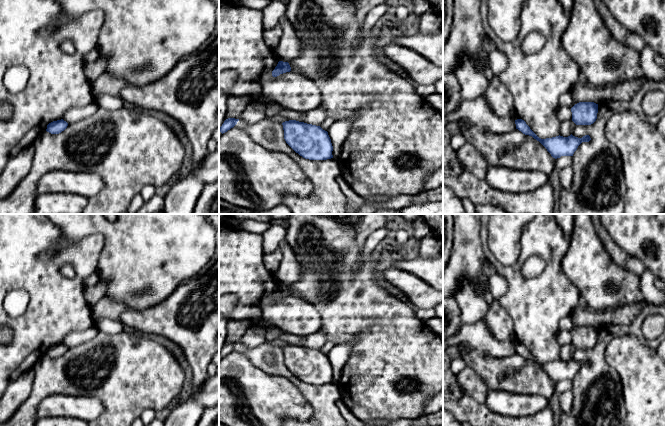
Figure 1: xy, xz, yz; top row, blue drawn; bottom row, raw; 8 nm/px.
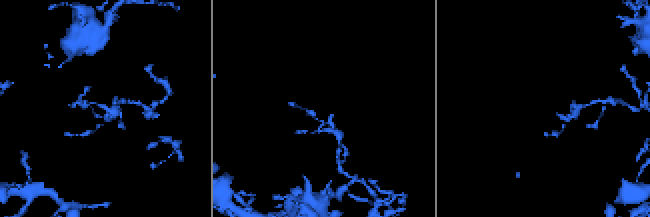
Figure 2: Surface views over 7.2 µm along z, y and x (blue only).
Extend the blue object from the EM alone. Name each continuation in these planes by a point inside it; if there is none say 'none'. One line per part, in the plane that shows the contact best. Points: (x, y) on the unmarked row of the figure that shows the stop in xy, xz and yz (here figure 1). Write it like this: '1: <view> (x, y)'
none

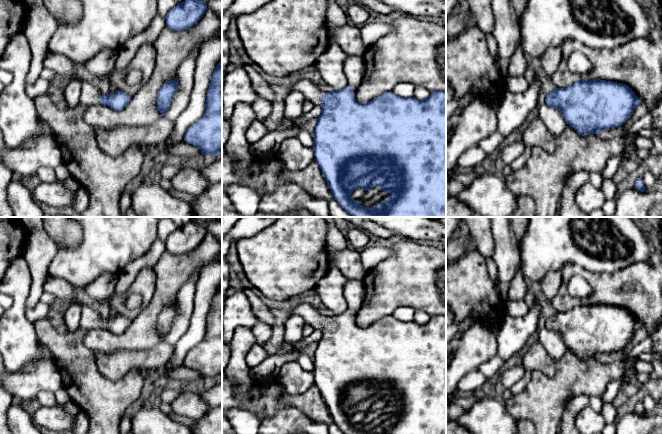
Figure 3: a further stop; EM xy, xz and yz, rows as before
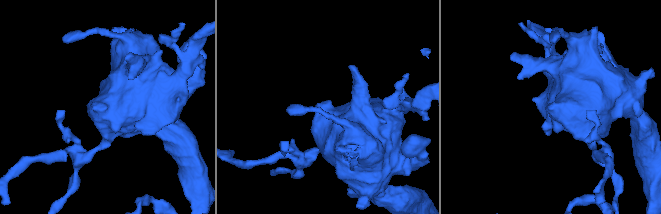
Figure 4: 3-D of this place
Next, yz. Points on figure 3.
none

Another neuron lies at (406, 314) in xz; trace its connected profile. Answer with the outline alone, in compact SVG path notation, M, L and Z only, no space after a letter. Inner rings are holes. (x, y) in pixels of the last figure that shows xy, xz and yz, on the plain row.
M399 307L392 314L397 320L409 322L414 321L415 310L411 307Z

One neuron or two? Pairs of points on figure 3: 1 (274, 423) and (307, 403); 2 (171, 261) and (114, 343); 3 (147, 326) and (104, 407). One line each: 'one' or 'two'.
1: two
2: one
3: two

